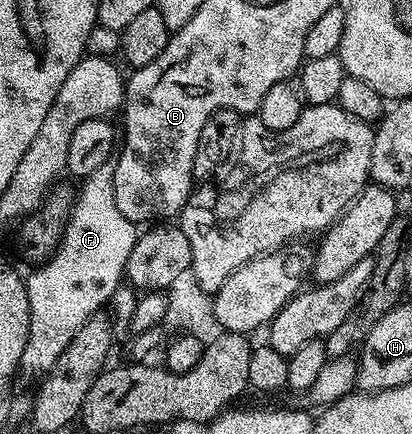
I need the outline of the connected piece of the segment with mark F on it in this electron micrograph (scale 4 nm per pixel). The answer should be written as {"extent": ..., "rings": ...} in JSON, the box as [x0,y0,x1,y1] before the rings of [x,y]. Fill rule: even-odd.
{"extent":[19,158,138,374],"rings":[[[115,158],[106,165],[83,176],[80,196],[74,199],[64,224],[60,243],[51,259],[37,266],[32,276],[27,276],[30,325],[26,337],[26,349],[22,349],[19,374],[48,374],[54,361],[62,357],[66,345],[86,325],[91,315],[97,314],[104,302],[111,300],[120,291],[128,270],[128,258],[138,238],[137,224],[131,223],[118,210],[114,201]]]}

